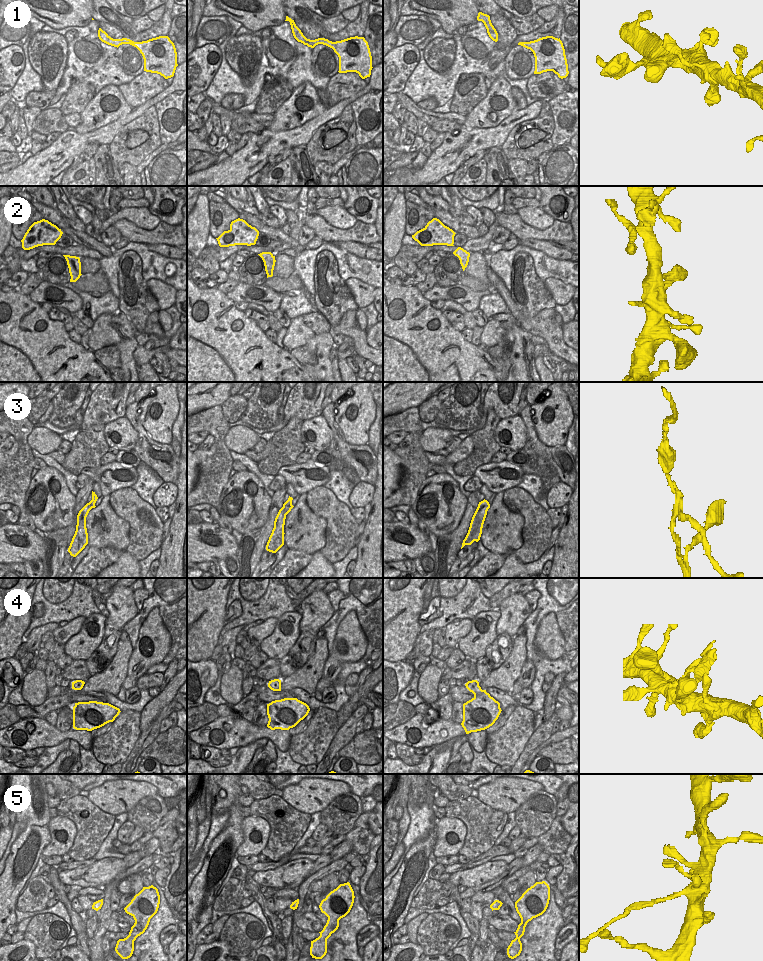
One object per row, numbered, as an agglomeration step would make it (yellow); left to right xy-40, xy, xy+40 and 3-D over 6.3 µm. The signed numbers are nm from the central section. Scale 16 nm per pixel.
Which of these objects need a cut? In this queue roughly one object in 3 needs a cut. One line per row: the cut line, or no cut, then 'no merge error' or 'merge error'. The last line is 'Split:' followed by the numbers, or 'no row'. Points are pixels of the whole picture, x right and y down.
1: no cut; no merge error
2: no cut; no merge error
3: cut in xy along (283, 505), (286, 514); merge error
4: no cut; no merge error
5: no cut; no merge error
Split: 3

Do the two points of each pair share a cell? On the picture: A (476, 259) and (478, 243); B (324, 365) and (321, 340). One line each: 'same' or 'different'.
A: different
B: same

